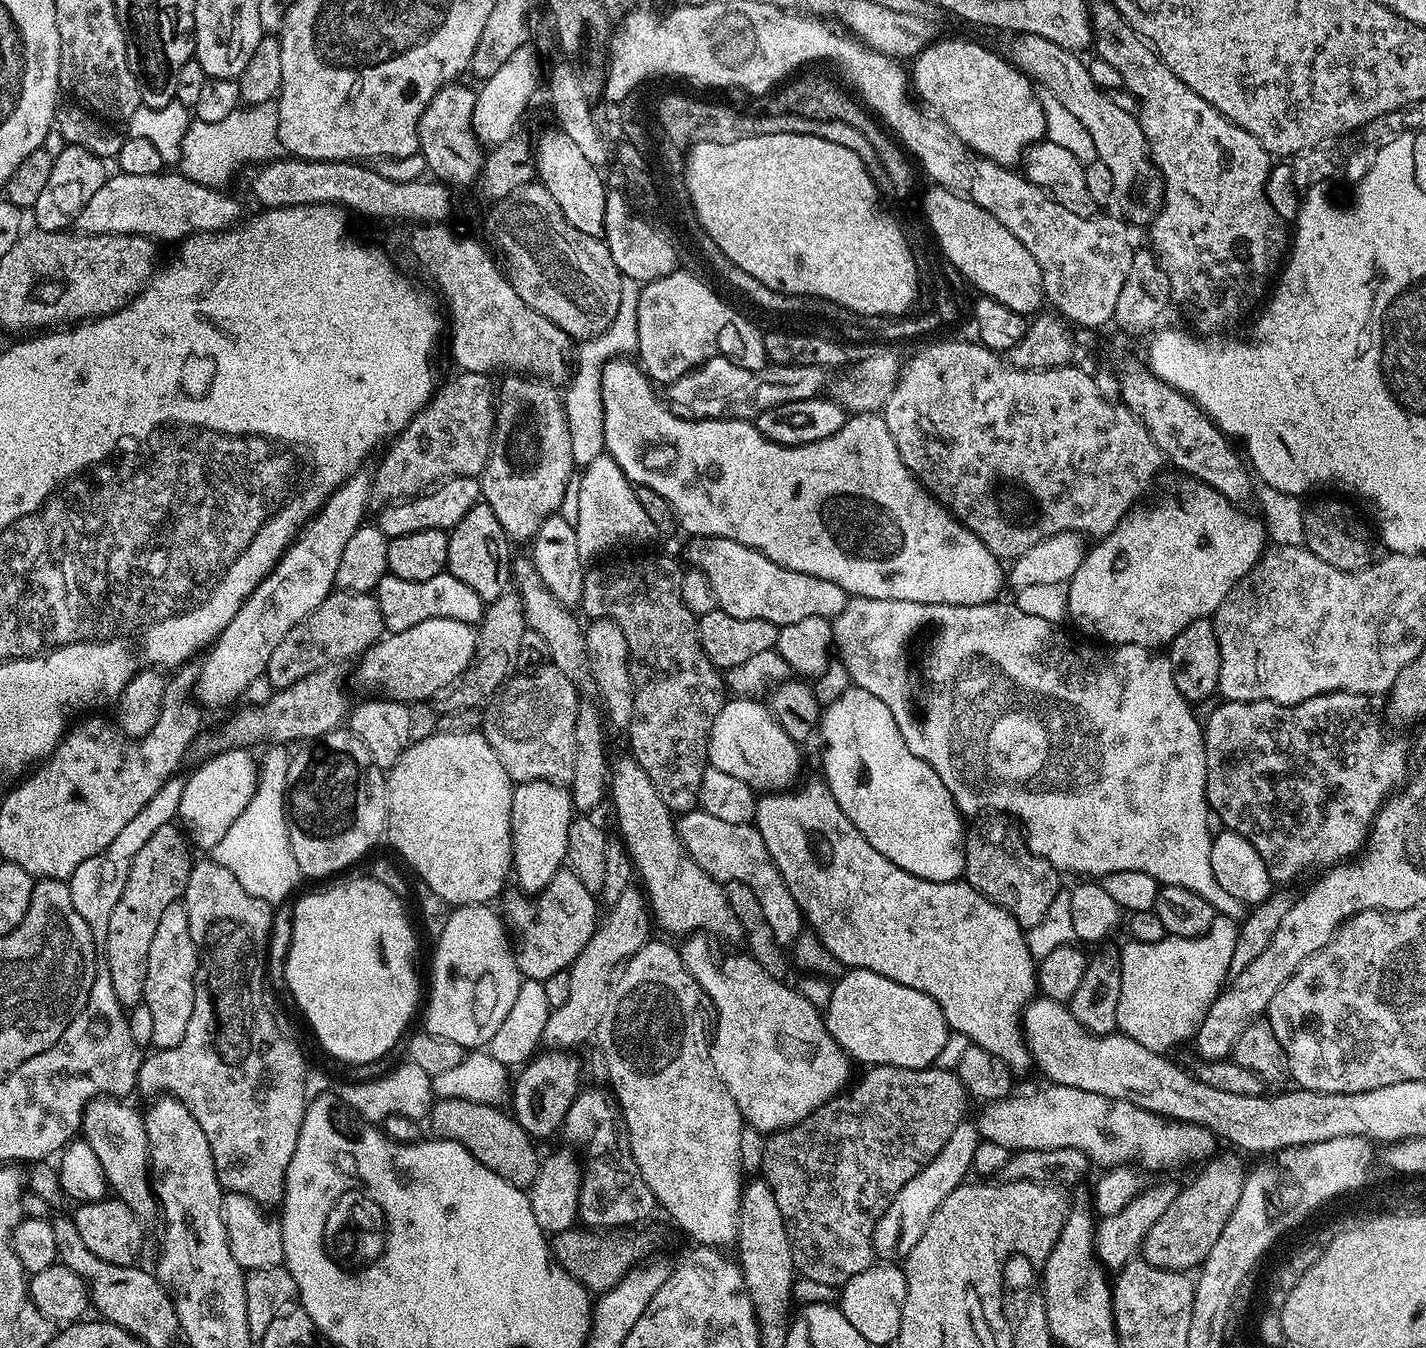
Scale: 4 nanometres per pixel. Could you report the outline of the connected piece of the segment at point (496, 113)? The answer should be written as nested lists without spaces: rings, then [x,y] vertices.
[[[525,46],[514,50],[514,54],[510,54],[510,58],[506,58],[506,62],[502,62],[502,66],[498,66],[498,70],[494,70],[494,74],[490,74],[490,78],[479,85],[474,102],[472,129],[485,149],[502,146],[502,142],[517,135],[516,123],[523,118],[539,84],[541,87],[540,60],[531,46]]]

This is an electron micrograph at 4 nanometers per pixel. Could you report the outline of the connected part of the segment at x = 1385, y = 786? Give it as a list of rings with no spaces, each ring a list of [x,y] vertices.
[[[1328,692],[1301,704],[1229,700],[1203,721],[1209,809],[1227,831],[1242,834],[1262,854],[1277,885],[1288,886],[1312,867],[1327,870],[1351,861],[1363,849],[1380,807],[1409,775],[1407,742],[1396,736],[1384,740],[1380,716],[1368,700],[1358,692]]]

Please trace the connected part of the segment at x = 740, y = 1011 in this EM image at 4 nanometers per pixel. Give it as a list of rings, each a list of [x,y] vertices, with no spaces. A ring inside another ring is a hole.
[[[707,934],[689,935],[679,945],[686,970],[699,982],[707,1003],[709,1000],[716,1007],[716,1036],[714,1032],[710,1040],[712,1061],[726,1090],[730,1090],[730,1098],[734,1098],[744,1115],[745,1125],[761,1134],[780,1132],[802,1122],[818,1106],[845,1091],[850,1058],[834,1042],[817,1005],[811,1004],[795,987],[787,988],[783,979],[766,974],[754,957],[723,956],[715,946],[713,937]]]

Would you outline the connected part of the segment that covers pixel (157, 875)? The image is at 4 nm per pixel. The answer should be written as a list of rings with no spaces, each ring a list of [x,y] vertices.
[[[170,823],[166,826],[158,826],[158,830],[154,830],[153,836],[146,841],[146,846],[142,846],[142,850],[138,850],[138,854],[134,854],[132,865],[130,866],[130,874],[126,878],[126,890],[122,890],[122,898],[118,898],[118,906],[114,906],[114,910],[110,914],[110,930],[106,930],[106,946],[102,949],[103,959],[104,956],[108,959],[108,961],[106,961],[106,967],[110,974],[111,992],[114,994],[114,998],[118,1003],[120,1003],[120,1007],[125,1010],[137,1008],[137,1006],[143,1001],[144,991],[146,990],[146,978],[148,977],[148,963],[150,962],[150,941],[154,939],[154,930],[157,928],[158,922],[162,918],[162,913],[166,911],[166,906],[177,903],[177,901],[183,897],[184,891],[186,890],[186,882],[190,878],[190,870],[194,863],[194,855],[192,856],[191,851],[193,852],[193,849],[190,847],[185,833],[181,831],[175,823]]]

